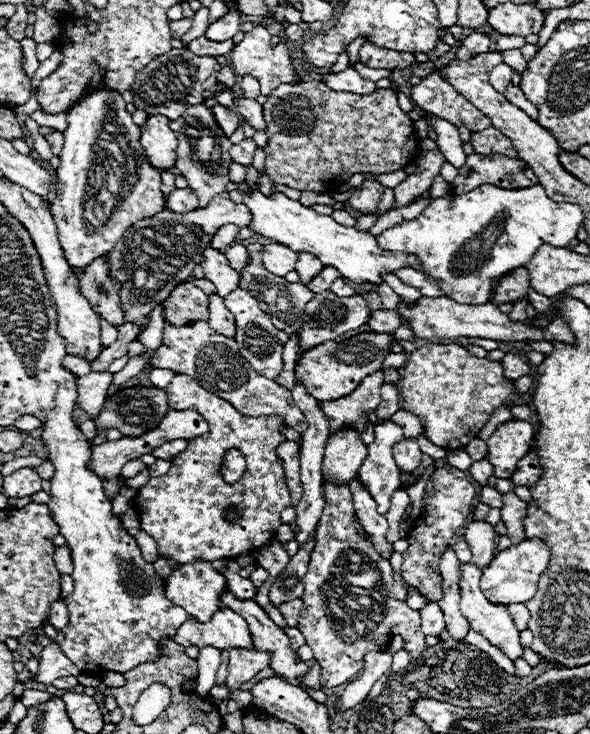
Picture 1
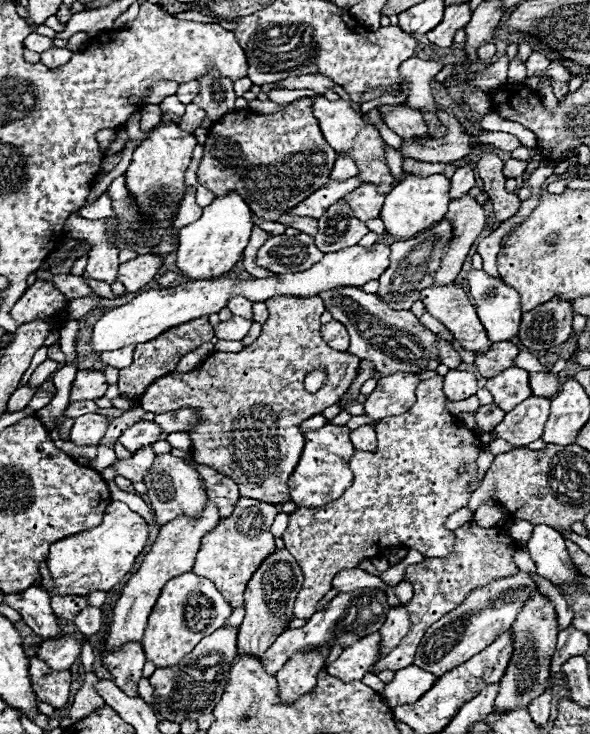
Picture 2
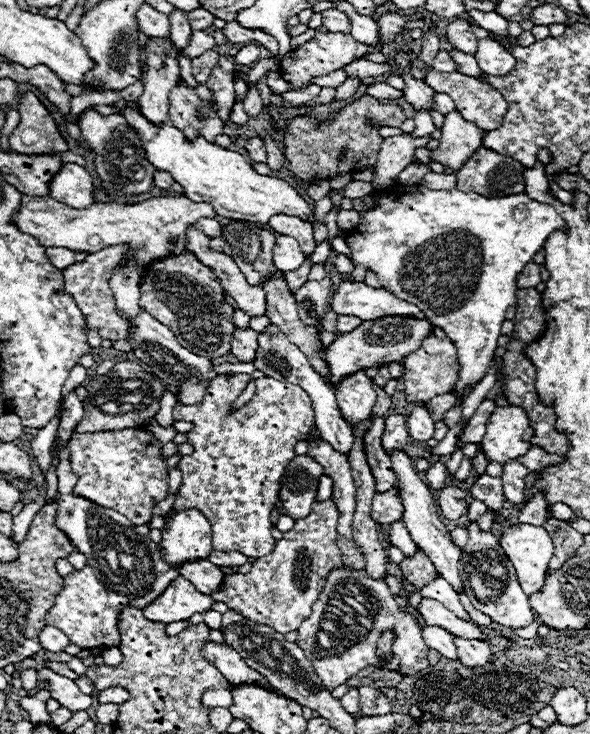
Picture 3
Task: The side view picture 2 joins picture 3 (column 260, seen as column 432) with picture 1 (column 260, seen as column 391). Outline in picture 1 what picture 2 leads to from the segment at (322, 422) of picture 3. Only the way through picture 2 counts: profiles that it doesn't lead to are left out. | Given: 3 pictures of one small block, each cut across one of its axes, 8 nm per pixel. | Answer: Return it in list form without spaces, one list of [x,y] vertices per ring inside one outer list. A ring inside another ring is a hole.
[[[236,288],[234,292],[228,294],[228,302],[226,302],[226,308],[234,314],[234,320],[236,320],[236,336],[234,340],[238,342],[238,348],[240,348],[240,354],[252,364],[252,368],[266,376],[266,378],[276,378],[282,370],[282,346],[276,338],[276,328],[270,320],[270,316],[258,308],[258,302],[256,298],[250,296],[250,292],[242,290],[242,288]]]

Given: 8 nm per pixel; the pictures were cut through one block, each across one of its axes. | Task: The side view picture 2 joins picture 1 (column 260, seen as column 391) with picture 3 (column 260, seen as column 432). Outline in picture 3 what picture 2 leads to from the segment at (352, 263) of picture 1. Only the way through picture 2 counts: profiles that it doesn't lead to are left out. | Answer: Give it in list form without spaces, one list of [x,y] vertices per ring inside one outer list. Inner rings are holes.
[[[118,100],[114,104],[116,108],[124,110],[120,112],[128,124],[136,130],[142,148],[146,152],[146,158],[150,164],[156,166],[156,170],[166,170],[172,174],[172,178],[184,188],[184,194],[196,202],[210,202],[214,210],[232,220],[248,220],[254,224],[268,224],[268,220],[274,214],[298,214],[300,218],[310,220],[312,208],[300,198],[300,194],[284,180],[256,174],[250,162],[238,152],[226,150],[222,146],[216,146],[208,142],[204,136],[196,136],[194,140],[188,140],[176,126],[172,124],[152,124],[148,122],[138,102],[132,100]]]

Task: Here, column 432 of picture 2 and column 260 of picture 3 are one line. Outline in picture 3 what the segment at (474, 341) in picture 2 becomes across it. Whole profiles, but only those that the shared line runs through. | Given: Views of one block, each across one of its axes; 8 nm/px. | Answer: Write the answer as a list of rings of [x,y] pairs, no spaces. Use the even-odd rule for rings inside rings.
[[[188,226],[186,230],[186,244],[188,250],[194,252],[194,256],[218,274],[218,280],[222,282],[222,288],[236,300],[238,308],[246,312],[248,316],[264,316],[266,314],[266,294],[262,286],[252,286],[246,282],[244,274],[236,266],[236,262],[222,254],[212,252],[208,248],[208,236],[202,234],[196,226]]]

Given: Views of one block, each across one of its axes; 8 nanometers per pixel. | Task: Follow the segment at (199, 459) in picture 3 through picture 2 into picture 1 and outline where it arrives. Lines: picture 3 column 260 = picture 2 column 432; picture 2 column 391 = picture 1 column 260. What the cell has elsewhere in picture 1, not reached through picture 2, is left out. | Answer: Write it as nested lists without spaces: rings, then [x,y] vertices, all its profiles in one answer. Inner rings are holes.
[[[184,374],[172,378],[172,382],[166,386],[166,396],[168,396],[168,404],[170,404],[172,410],[202,412],[202,416],[210,422],[210,432],[202,434],[202,438],[190,440],[188,448],[182,454],[178,454],[176,458],[172,458],[172,468],[168,470],[166,476],[150,478],[150,482],[136,492],[134,510],[140,516],[142,530],[156,540],[160,558],[172,558],[176,564],[188,564],[188,562],[194,562],[194,560],[214,562],[214,560],[236,558],[238,554],[252,552],[254,548],[260,548],[260,546],[268,544],[270,538],[276,534],[276,528],[282,524],[280,522],[280,512],[286,506],[290,506],[290,492],[288,492],[288,486],[286,486],[284,468],[282,468],[280,460],[276,458],[276,446],[282,440],[286,440],[278,432],[278,428],[284,422],[280,418],[274,418],[274,416],[258,416],[258,418],[244,416],[234,406],[230,406],[226,400],[222,400],[216,394],[204,390],[202,386],[198,386],[194,380],[186,378]],[[228,448],[238,448],[248,462],[248,468],[246,468],[242,480],[234,486],[226,484],[222,474],[220,474],[222,454]],[[228,504],[236,504],[242,510],[242,520],[240,522],[228,522],[224,518],[222,512]]]

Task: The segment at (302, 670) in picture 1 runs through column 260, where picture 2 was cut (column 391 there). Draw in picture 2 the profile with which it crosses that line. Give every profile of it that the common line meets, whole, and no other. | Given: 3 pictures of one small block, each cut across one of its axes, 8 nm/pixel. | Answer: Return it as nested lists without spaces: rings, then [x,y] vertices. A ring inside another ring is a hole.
[[[406,606],[390,608],[384,626],[380,628],[380,658],[384,658],[388,652],[392,652],[400,640],[408,634],[410,630],[410,618],[406,612]]]

